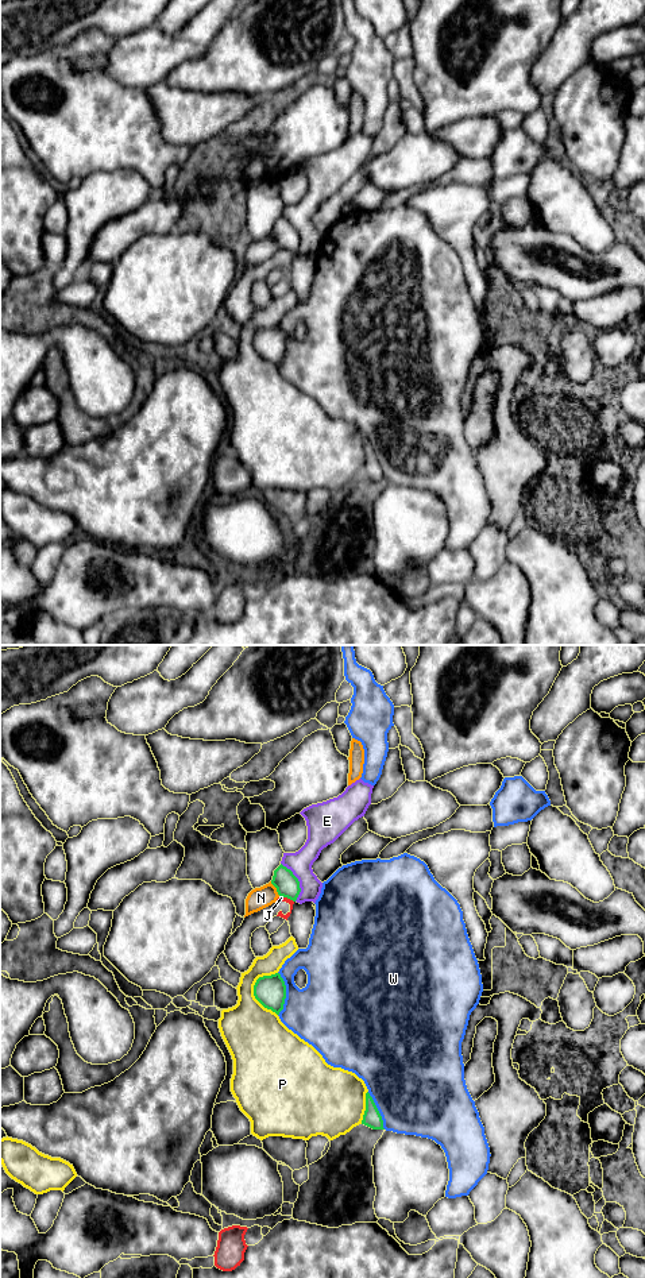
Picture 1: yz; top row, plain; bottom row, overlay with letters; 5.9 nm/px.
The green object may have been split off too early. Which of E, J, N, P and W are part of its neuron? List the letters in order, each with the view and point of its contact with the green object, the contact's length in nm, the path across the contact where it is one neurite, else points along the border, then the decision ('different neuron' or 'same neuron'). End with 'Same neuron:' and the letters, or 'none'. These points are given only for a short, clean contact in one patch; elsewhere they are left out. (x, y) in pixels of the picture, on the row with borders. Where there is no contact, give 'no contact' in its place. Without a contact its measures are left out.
E: contact yz (298, 881); length 240 nm; different neuron
J: contact yz (286, 896); length 100 nm; different neuron
N: contact yz (275, 887); length 110 nm; different neuron
P: contact yz (254, 991); length 260 nm; different neuron
W: contact yz (285, 993); length 260 nm; different neuron
Same neuron: none

